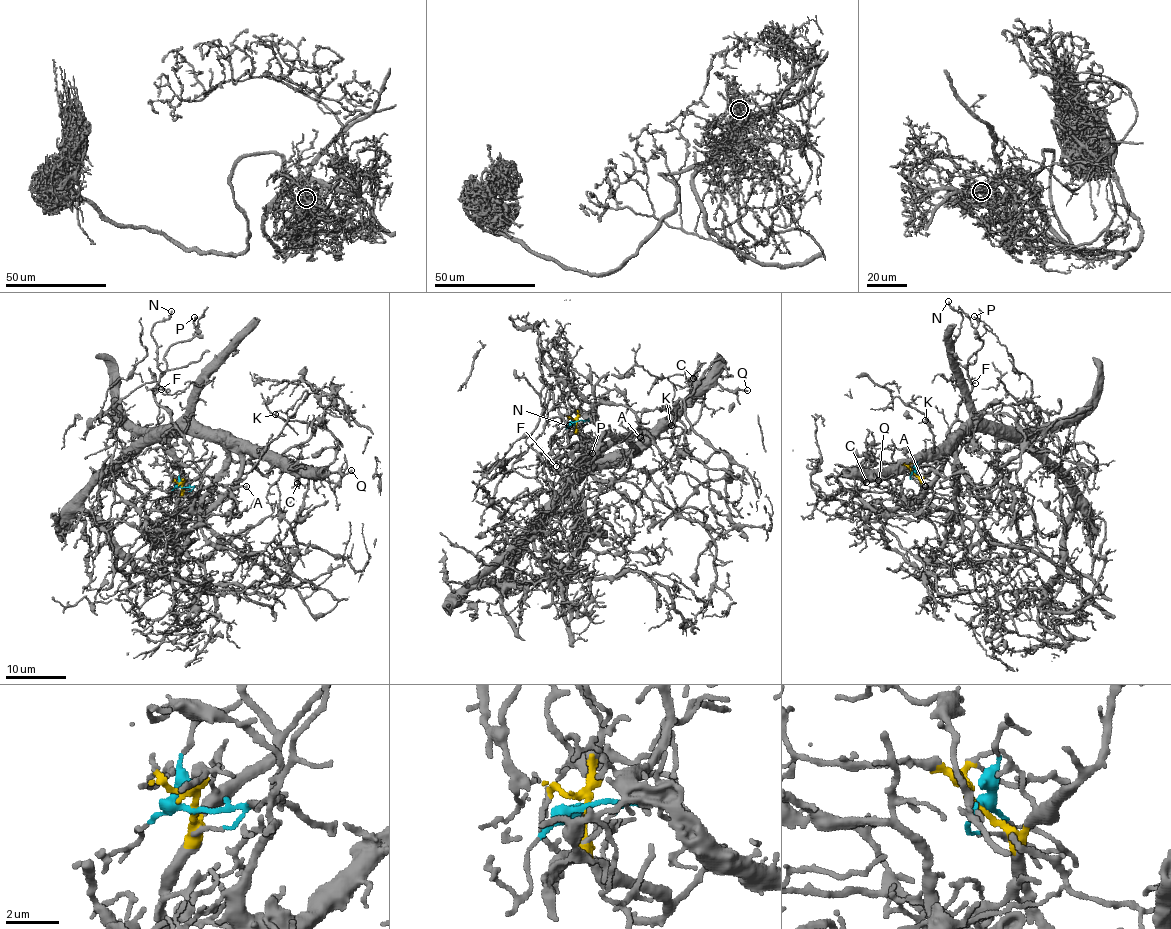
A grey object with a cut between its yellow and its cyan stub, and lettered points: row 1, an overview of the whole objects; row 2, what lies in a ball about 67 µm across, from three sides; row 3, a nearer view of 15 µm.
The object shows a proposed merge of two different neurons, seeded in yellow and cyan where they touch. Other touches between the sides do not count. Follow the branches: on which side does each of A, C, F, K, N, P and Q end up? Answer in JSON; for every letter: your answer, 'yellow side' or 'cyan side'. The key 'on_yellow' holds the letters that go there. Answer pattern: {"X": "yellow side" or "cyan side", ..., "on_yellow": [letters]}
{"A": "cyan side", "C": "cyan side", "F": "yellow side", "K": "cyan side", "N": "yellow side", "P": "yellow side", "Q": "cyan side", "on_yellow": ["F", "N", "P"]}

